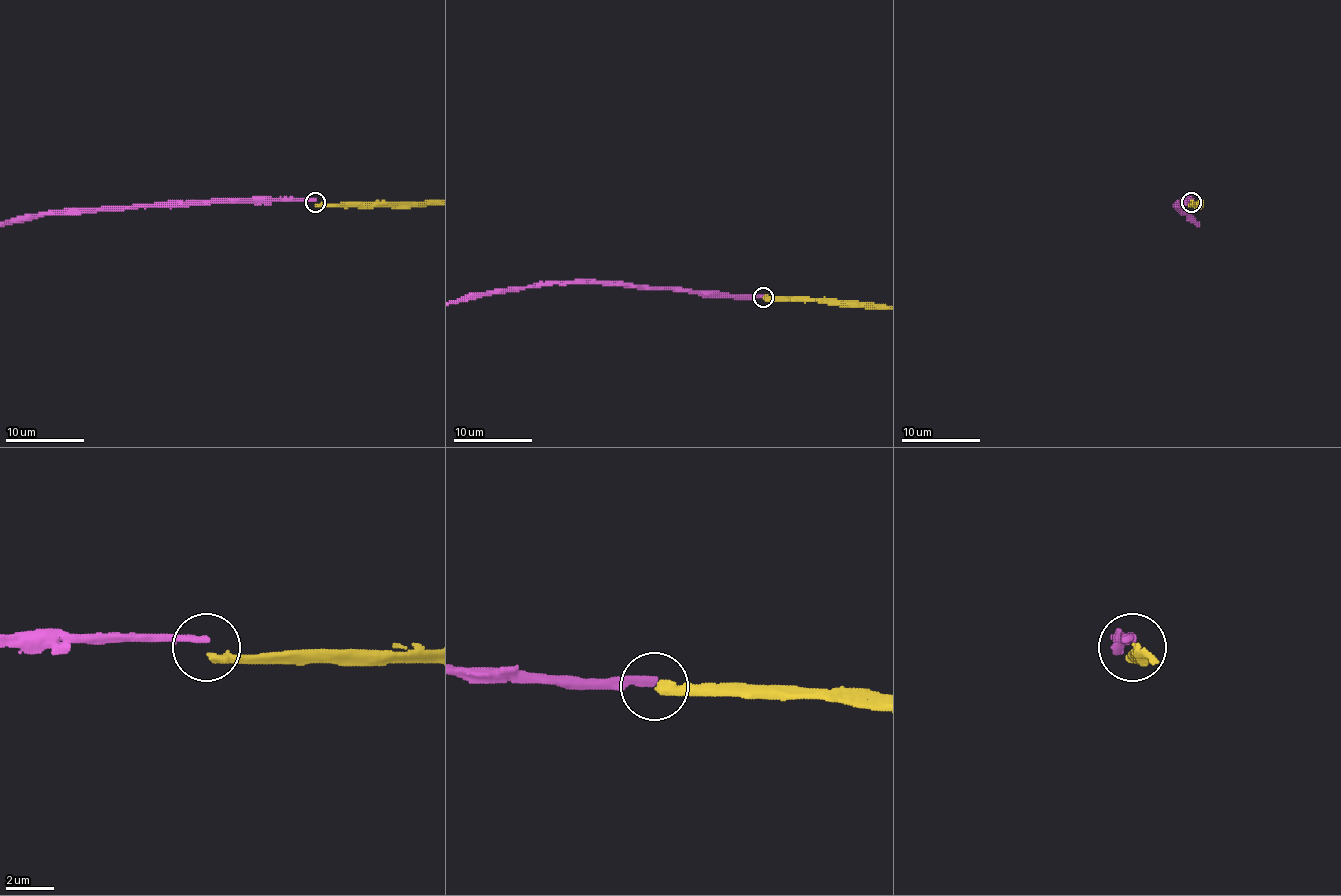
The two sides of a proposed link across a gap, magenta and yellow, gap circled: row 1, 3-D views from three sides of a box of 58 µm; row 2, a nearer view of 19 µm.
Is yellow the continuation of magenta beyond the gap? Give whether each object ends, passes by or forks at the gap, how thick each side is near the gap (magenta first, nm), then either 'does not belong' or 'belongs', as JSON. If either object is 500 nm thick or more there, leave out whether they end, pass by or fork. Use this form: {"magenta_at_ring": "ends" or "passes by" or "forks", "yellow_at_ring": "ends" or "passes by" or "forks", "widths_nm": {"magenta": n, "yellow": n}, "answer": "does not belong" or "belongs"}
{"magenta_at_ring": "ends", "yellow_at_ring": "ends", "widths_nm": {"magenta": 320, "yellow": 380}, "answer": "does not belong"}

